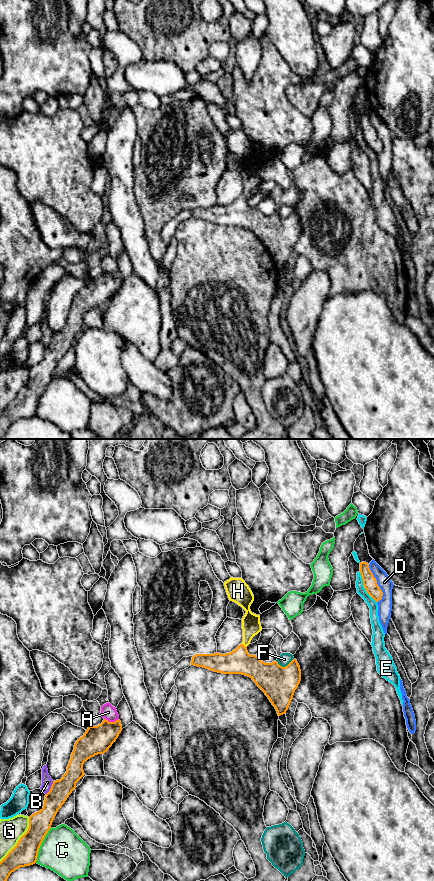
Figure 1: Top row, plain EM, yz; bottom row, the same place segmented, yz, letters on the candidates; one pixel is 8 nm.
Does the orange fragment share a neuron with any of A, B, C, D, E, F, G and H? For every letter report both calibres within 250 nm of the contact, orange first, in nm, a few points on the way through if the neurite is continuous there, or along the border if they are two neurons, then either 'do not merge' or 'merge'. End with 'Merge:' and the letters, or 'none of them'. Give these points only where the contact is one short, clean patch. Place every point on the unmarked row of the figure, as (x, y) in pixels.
A: 220/120 nm | along yz (104, 270), (109, 273), (118, 271) | do not merge
B: 160/90 nm | along yz (53, 333), (50, 342), (46, 346) | do not merge
C: 200/360 nm | along yz (50, 379), (39, 400), (35, 414) | do not merge
D: 110/110 nm | do not merge
E: 110/70 nm | do not merge
F: 280/100 nm | do not merge
G: 200/190 nm | do not merge
H: 200/150 nm | across yz (239, 213), (243, 197), (251, 177) | merge
Merge: H

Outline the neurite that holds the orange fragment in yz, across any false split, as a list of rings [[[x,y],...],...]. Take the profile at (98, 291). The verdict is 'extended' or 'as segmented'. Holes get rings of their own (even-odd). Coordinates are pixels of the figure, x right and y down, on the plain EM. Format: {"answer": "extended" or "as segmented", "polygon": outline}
{"answer": "as segmented", "polygon": [[[104,271],[100,277],[89,278],[84,287],[76,293],[66,325],[60,332],[53,333],[50,343],[45,347],[43,360],[29,369],[27,384],[0,414],[0,439],[12,424],[36,415],[39,400],[58,362],[76,340],[76,335],[85,327],[84,314],[107,304],[121,283],[119,271],[115,274]]]}

